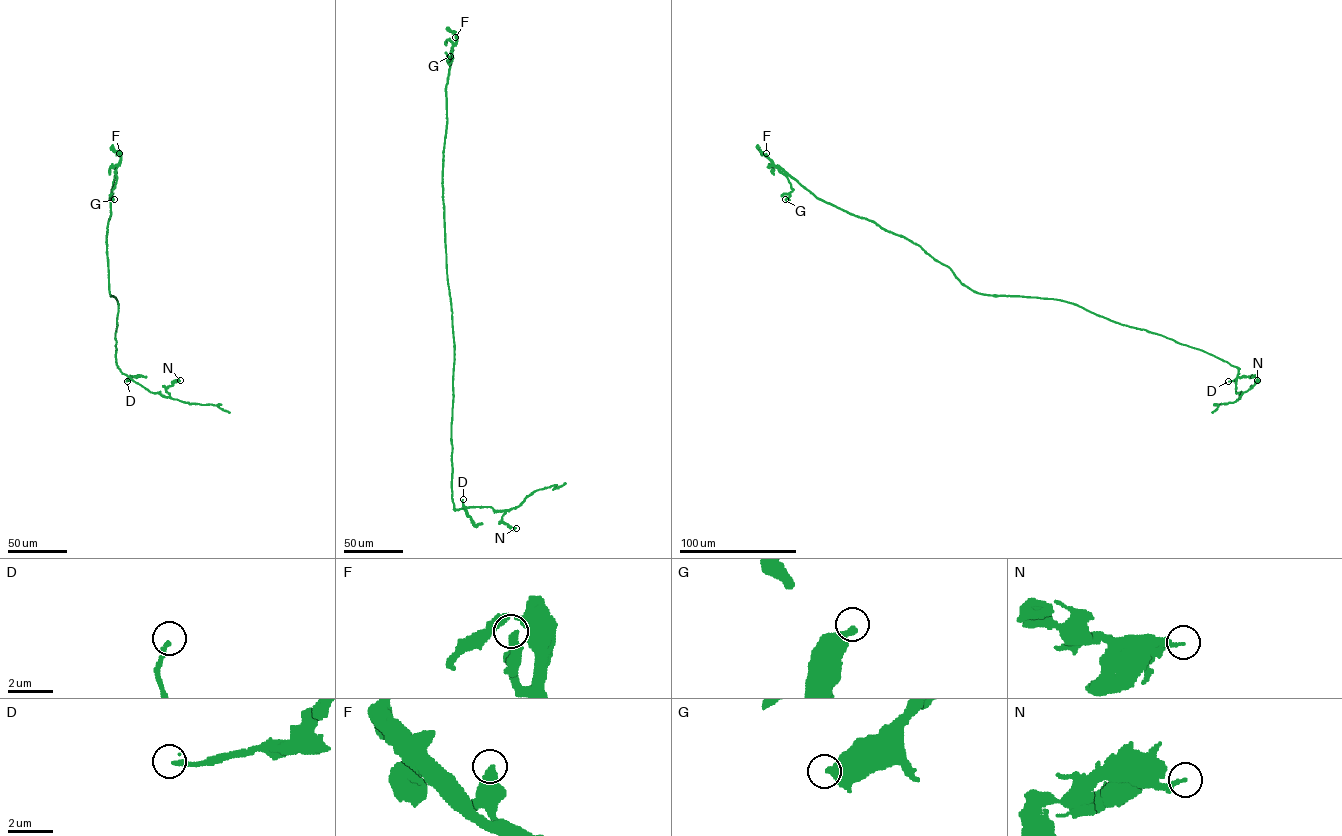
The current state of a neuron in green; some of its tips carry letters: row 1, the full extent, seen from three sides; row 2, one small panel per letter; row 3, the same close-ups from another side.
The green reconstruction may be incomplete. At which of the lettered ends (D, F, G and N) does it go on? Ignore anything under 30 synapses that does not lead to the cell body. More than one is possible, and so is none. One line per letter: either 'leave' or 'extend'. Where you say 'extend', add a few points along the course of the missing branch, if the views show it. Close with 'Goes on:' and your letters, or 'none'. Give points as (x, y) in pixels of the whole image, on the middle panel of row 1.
D: extend | (463, 499), (473, 470)
F: leave
G: leave
N: leave
Goes on: D

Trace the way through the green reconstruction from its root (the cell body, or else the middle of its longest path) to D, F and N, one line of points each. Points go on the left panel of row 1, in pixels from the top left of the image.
D: (116, 299), (116, 362), (120, 371), (129, 378), (127, 381)
F: (116, 299), (109, 290), (106, 236), (111, 213), (110, 195), (119, 153)
N: (116, 299), (115, 359), (120, 371), (149, 391), (166, 397), (169, 395), (166, 389), (180, 380)

